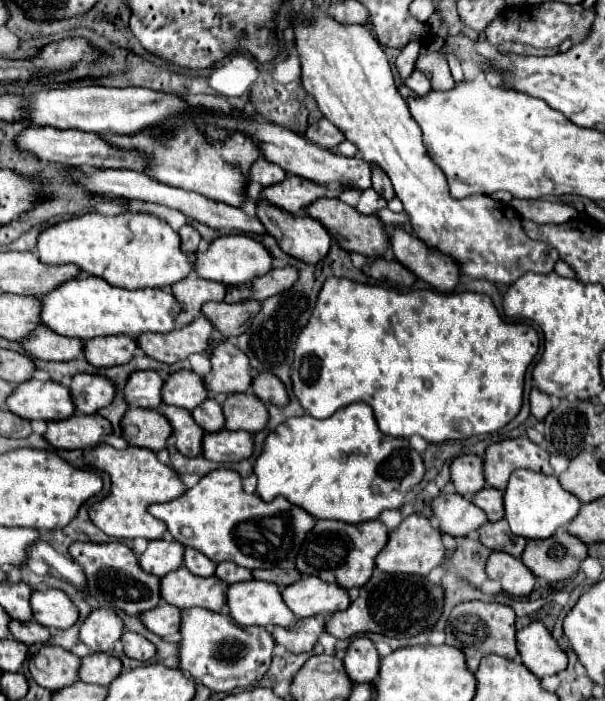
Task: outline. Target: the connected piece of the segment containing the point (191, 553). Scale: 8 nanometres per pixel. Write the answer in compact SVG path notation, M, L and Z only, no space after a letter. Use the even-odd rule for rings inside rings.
M186 549L186 553L184 553L184 565L192 573L196 573L200 577L210 577L216 571L216 563L208 561L208 557L204 557L202 553L196 553L196 549Z

